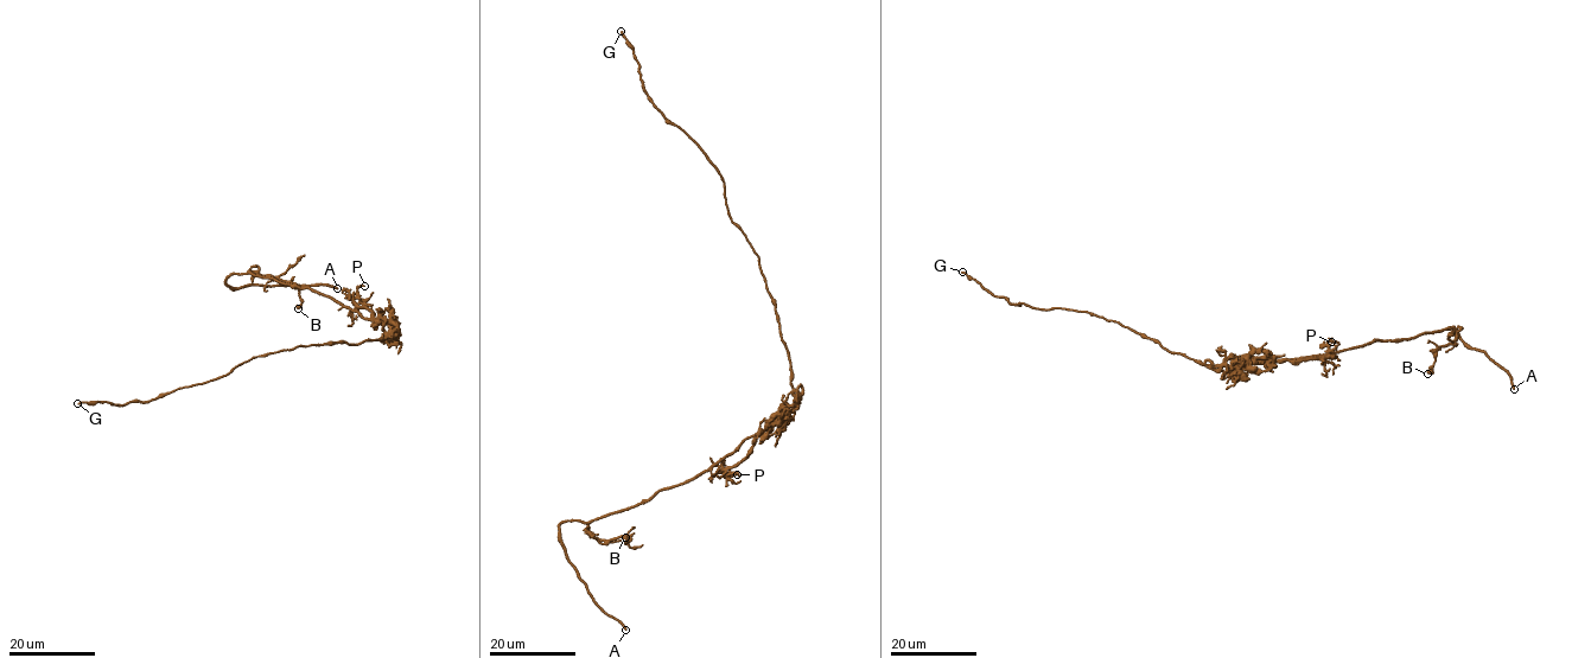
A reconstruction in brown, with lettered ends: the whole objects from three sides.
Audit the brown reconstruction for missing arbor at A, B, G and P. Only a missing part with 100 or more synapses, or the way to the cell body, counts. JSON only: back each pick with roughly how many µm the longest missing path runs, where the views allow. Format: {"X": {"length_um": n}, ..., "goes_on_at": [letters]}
{"A": {"length_um": 25}, "goes_on_at": ["A"]}

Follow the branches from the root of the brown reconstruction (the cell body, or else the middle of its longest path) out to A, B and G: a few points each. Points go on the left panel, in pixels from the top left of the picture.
A: (395, 327), (269, 278), (233, 273), (226, 281), (235, 288), (337, 288)
B: (395, 327), (380, 317), (374, 320), (366, 319), (309, 288), (249, 272), (293, 283), (300, 299), (298, 308)
G: (395, 327), (381, 342), (301, 345), (265, 353), (221, 377), (150, 401), (122, 406), (77, 403)

